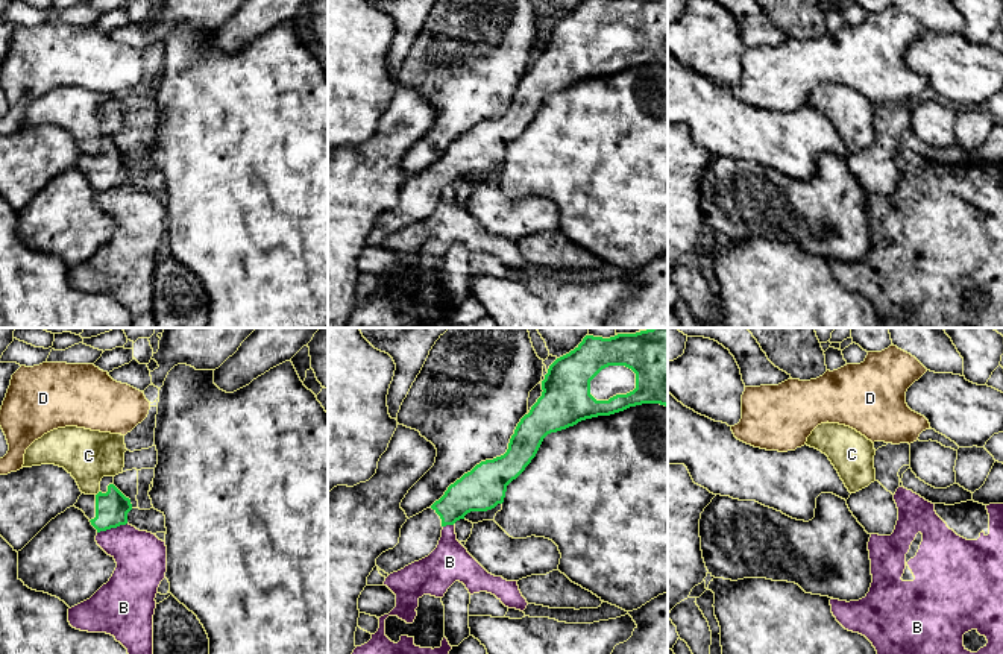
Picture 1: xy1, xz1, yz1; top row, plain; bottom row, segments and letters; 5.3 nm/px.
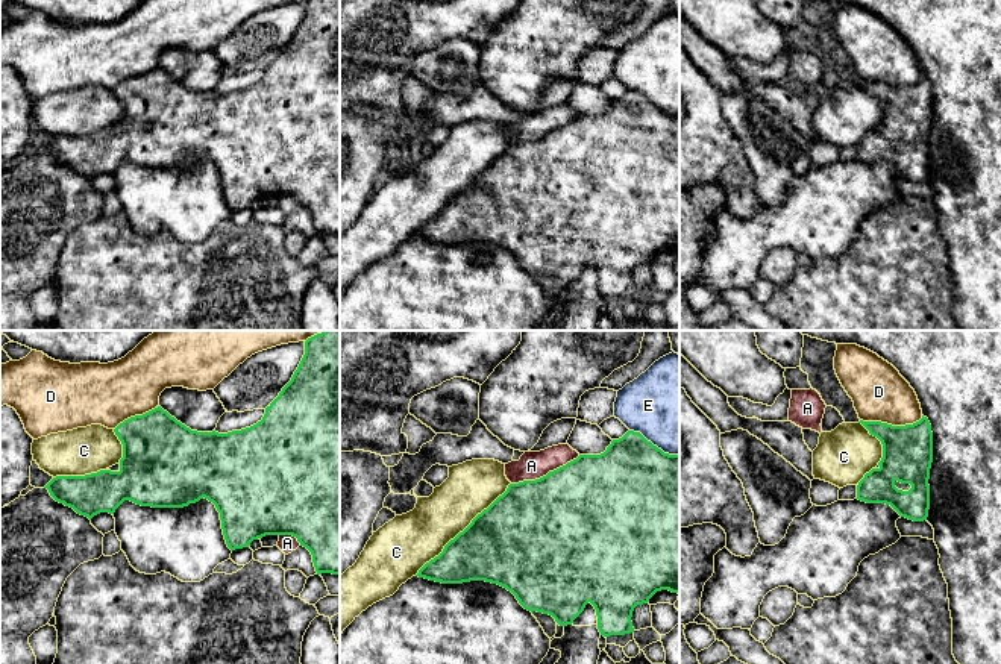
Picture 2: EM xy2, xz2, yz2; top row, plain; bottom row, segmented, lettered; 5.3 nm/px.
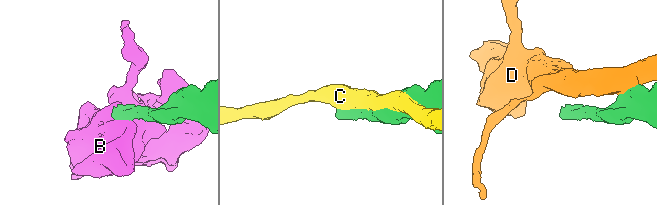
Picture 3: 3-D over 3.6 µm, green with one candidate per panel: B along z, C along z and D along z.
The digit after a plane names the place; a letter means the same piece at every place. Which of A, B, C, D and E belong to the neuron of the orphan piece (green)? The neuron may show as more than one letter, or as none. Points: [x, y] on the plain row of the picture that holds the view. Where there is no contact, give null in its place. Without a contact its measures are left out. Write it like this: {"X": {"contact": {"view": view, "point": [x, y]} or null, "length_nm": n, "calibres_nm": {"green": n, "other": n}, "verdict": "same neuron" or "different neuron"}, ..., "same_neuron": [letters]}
{"A": {"contact": {"view": "xz2", "point": [546, 135]}, "length_nm": 400, "calibres_nm": {"green": 500, "other": 150}, "verdict": "different neuron"}, "B": {"contact": {"view": "xy1", "point": [111, 187]}, "length_nm": 170, "calibres_nm": {"green": 180, "other": 280}, "verdict": "different neuron"}, "C": {"contact": {"view": "xz2", "point": [464, 190]}, "length_nm": 700, "calibres_nm": {"green": 440, "other": 280}, "verdict": "different neuron"}, "D": {"contact": {"view": "yz2", "point": [891, 85]}, "length_nm": 340, "calibres_nm": {"green": 280, "other": 300}, "verdict": "different neuron"}, "E": {"contact": {"view": "xz2", "point": [652, 105]}, "length_nm": 300, "calibres_nm": {"green": 480, "other": 480}, "verdict": "different neuron"}, "same_neuron": []}

